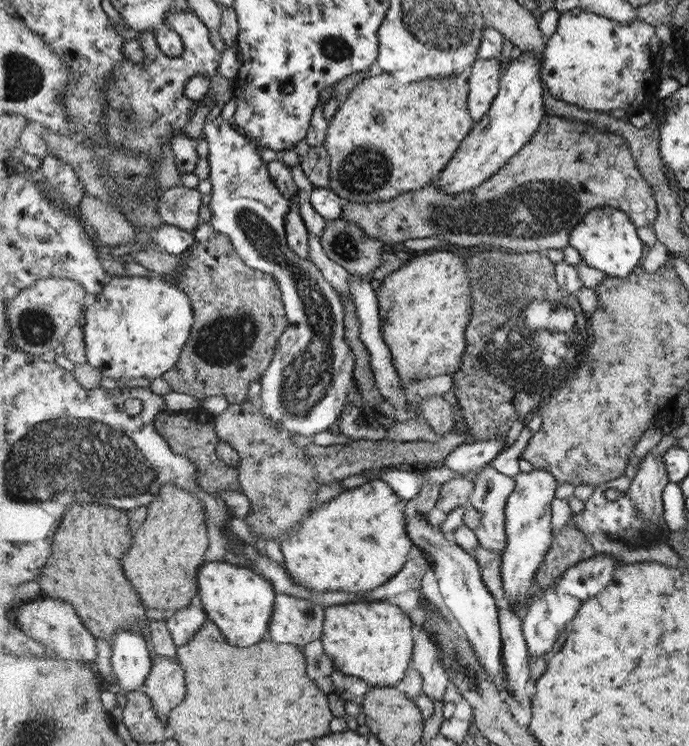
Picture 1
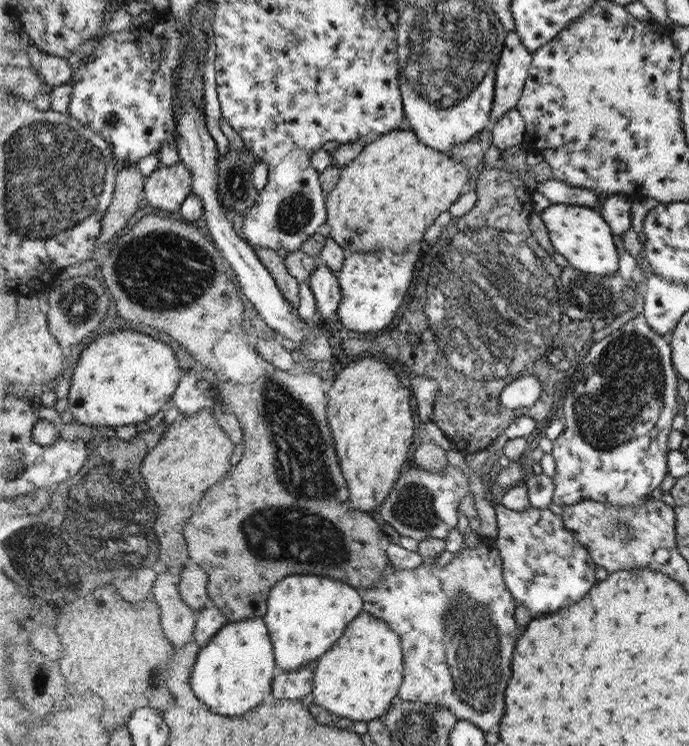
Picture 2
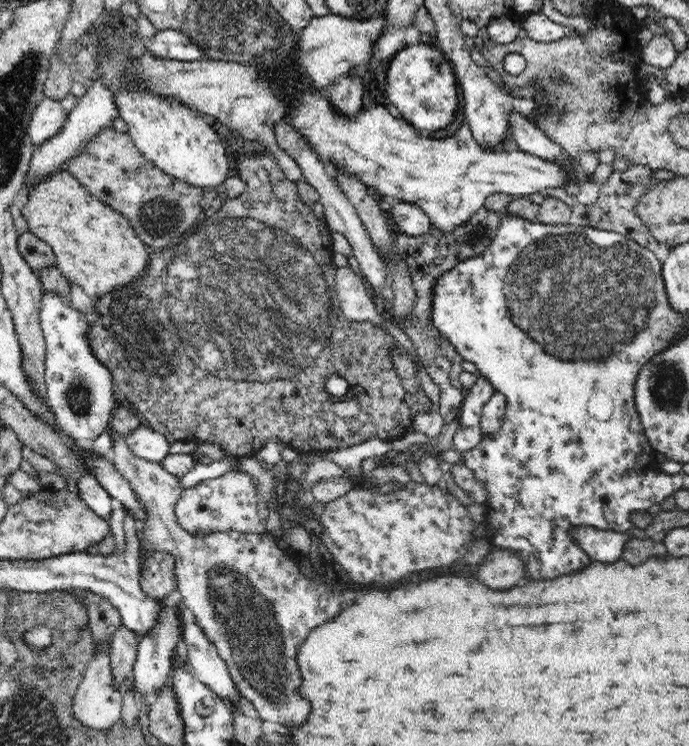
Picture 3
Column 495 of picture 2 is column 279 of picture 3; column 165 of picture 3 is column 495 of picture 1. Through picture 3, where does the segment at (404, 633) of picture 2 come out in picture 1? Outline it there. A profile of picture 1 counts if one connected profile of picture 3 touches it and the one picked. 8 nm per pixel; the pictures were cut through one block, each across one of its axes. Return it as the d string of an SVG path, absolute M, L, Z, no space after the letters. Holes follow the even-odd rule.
M486 467L476 477L468 504L481 515L479 527L473 530L479 546L492 552L503 553L508 537L505 536L505 504L516 490L515 477Z

